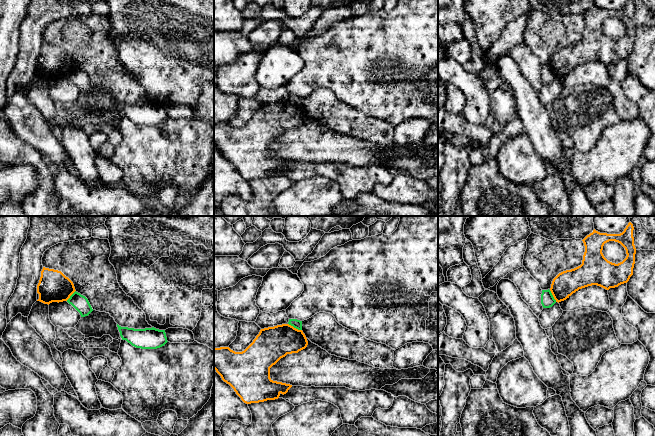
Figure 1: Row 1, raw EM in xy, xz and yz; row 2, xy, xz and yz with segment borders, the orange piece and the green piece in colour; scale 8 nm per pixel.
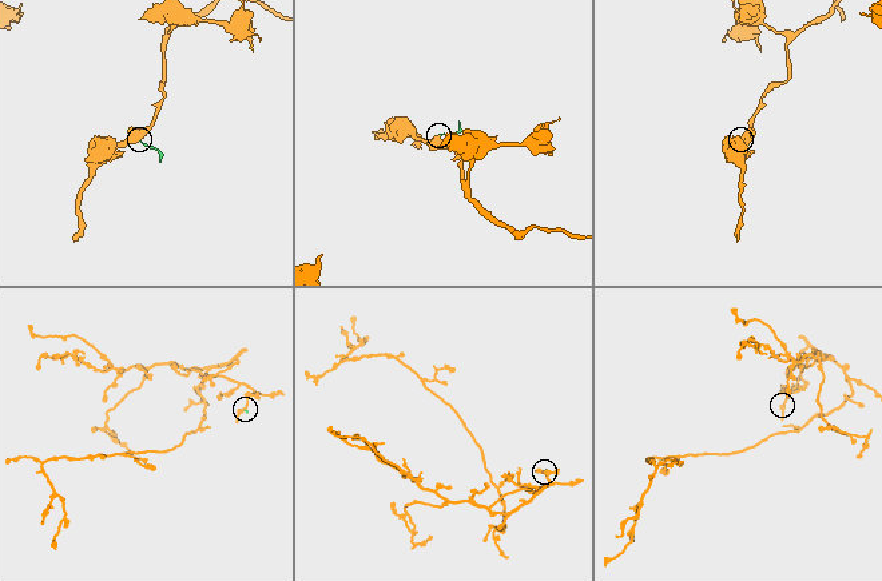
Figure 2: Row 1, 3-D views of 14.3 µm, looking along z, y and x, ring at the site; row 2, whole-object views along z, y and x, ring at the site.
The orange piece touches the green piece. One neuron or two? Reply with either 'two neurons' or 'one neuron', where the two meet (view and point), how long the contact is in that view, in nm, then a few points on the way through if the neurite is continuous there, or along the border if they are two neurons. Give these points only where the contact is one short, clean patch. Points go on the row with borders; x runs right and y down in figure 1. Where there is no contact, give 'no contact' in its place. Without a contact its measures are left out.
two neurons; meets orange in xz at (295, 328); contact 130 nm long; border along xz (288, 323), (301, 330)

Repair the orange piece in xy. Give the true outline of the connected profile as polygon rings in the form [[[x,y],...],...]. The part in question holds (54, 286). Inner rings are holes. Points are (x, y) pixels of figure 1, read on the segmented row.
[[[43,267],[37,285],[37,293],[44,304],[67,301],[75,292],[73,282],[61,271]]]

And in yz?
[[[629,222],[624,231],[620,234],[600,233],[594,229],[592,233],[587,235],[582,240],[585,246],[582,264],[574,269],[559,273],[552,281],[550,291],[556,302],[564,301],[579,289],[588,286],[597,285],[609,290],[610,288],[615,288],[627,283],[633,275],[635,264],[636,248],[634,245],[633,230],[633,224]],[[609,241],[618,242],[625,248],[627,256],[622,262],[615,264],[604,257],[602,253],[603,246]]]

